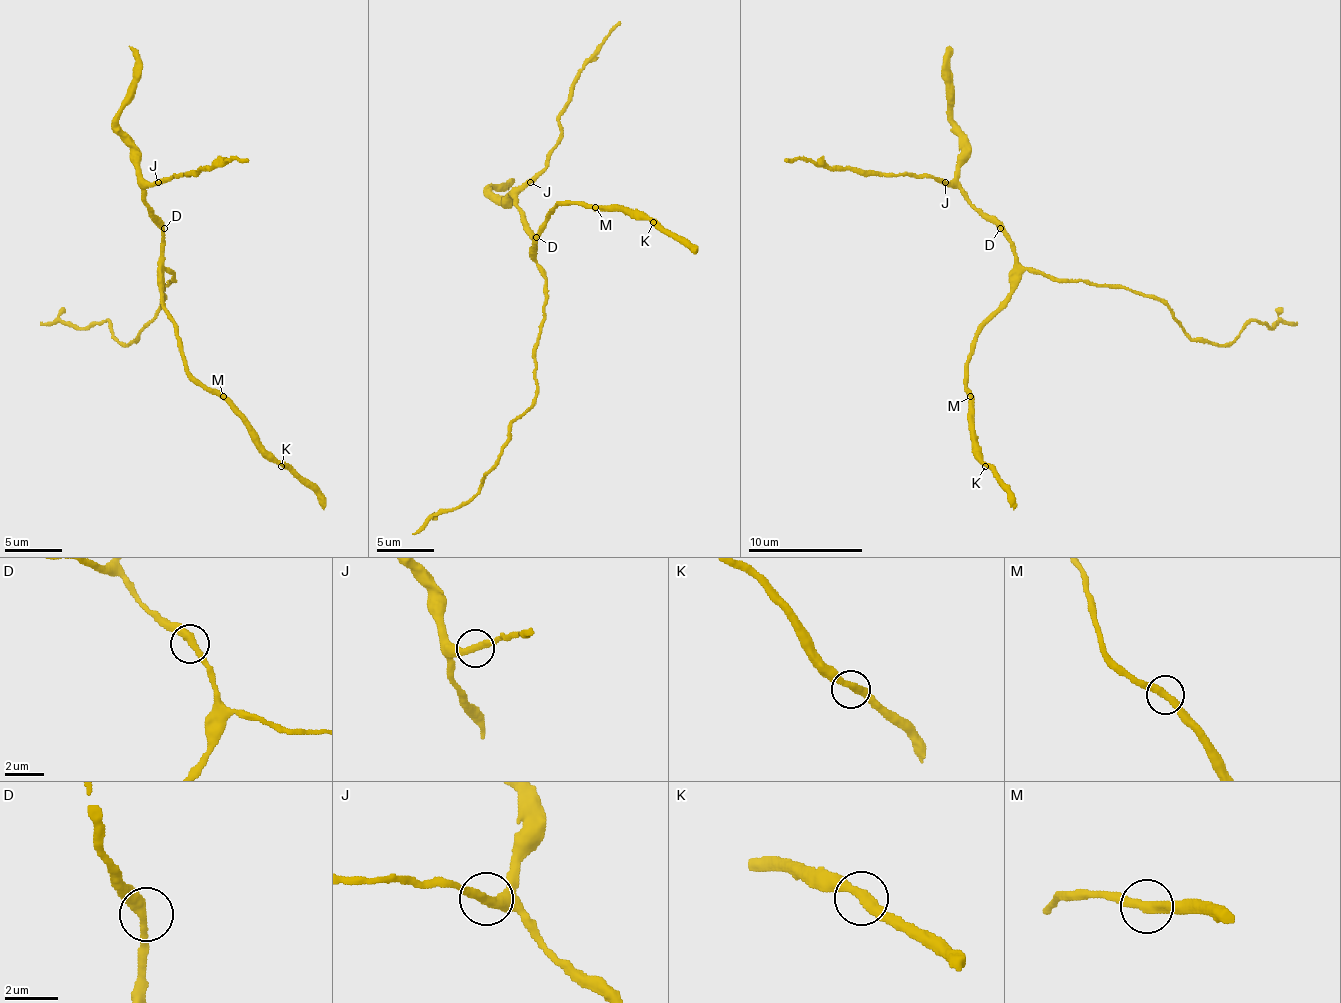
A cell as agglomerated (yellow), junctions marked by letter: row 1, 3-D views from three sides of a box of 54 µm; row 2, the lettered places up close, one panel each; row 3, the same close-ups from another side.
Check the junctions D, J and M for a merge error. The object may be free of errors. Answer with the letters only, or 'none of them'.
none of them

